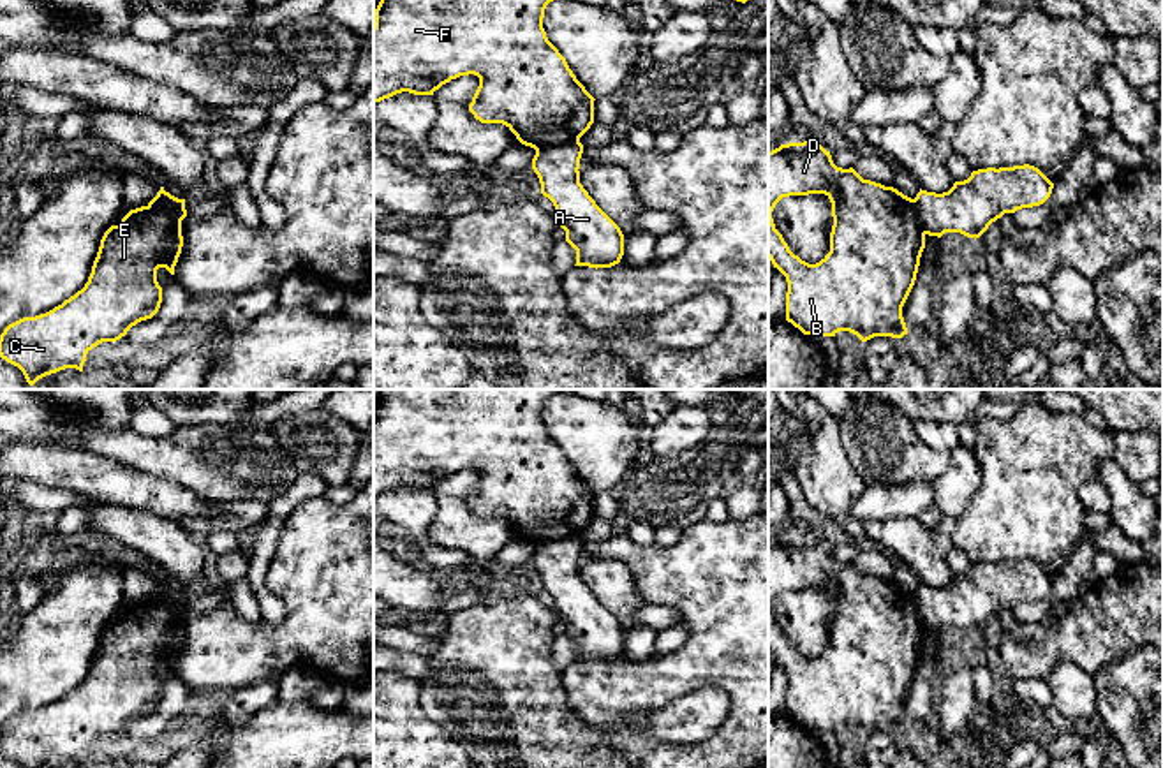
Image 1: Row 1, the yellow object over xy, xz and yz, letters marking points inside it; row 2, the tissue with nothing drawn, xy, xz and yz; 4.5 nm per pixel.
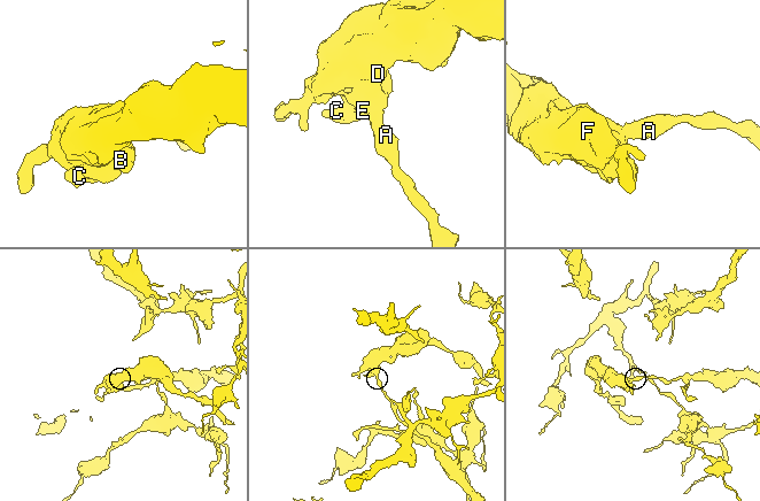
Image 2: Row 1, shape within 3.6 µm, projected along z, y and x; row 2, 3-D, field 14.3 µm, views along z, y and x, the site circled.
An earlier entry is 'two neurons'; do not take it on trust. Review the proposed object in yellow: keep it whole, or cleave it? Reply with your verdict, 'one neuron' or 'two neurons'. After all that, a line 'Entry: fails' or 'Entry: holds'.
two neurons
Entry: holds

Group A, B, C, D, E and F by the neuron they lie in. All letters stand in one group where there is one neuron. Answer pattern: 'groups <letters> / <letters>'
groups A / B C D E F

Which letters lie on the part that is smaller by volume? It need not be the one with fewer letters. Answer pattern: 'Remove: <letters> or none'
Remove: B, C, D, E, F

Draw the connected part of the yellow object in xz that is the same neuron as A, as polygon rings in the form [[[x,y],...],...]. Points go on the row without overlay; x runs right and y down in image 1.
[[[580,535],[539,543],[532,564],[541,588],[555,601],[566,636],[576,645],[574,661],[611,662],[624,650],[624,629],[580,578],[582,548]]]

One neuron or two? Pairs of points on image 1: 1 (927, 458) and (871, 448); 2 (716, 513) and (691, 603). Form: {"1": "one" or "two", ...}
{"1": "one", "2": "two"}

